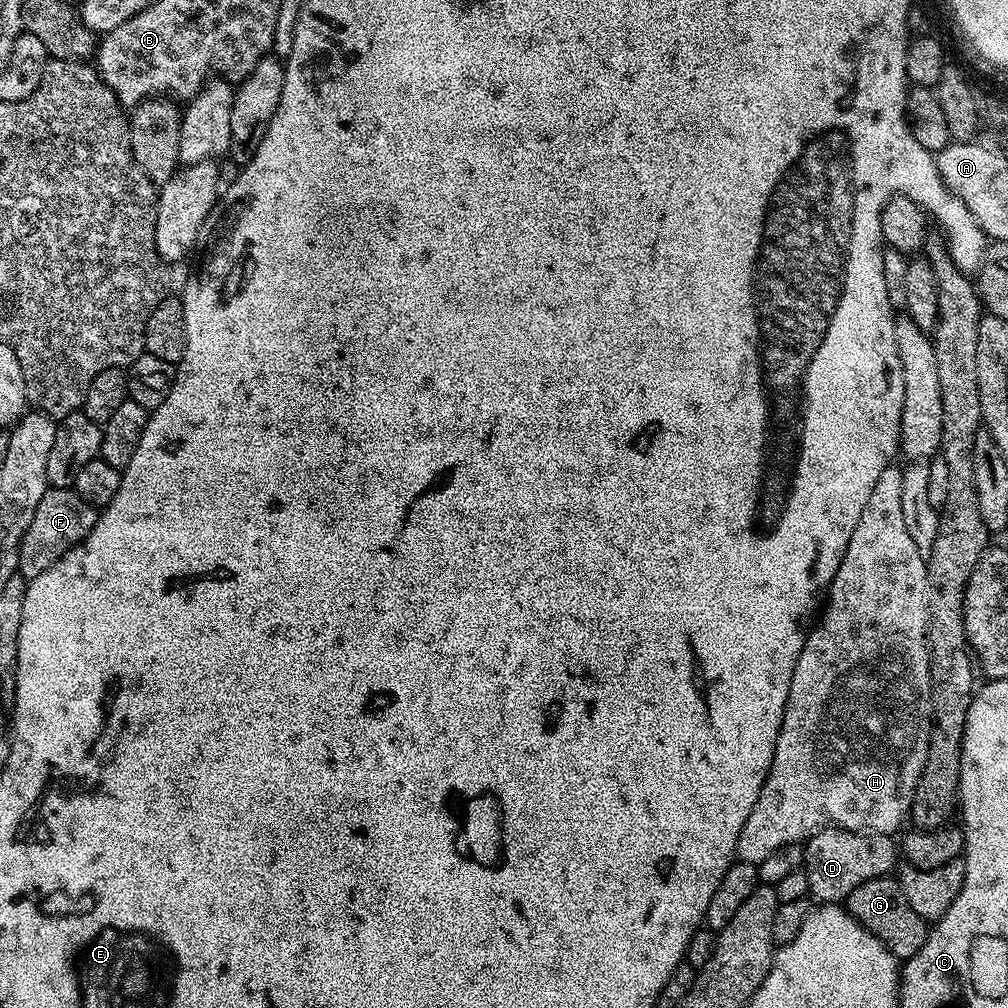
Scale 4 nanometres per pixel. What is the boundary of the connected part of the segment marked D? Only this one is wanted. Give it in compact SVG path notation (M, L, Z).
M831 826L809 836L804 844L804 867L808 875L808 891L820 902L844 902L862 882L870 882L879 876L887 876L897 867L898 844L888 834L848 832Z

